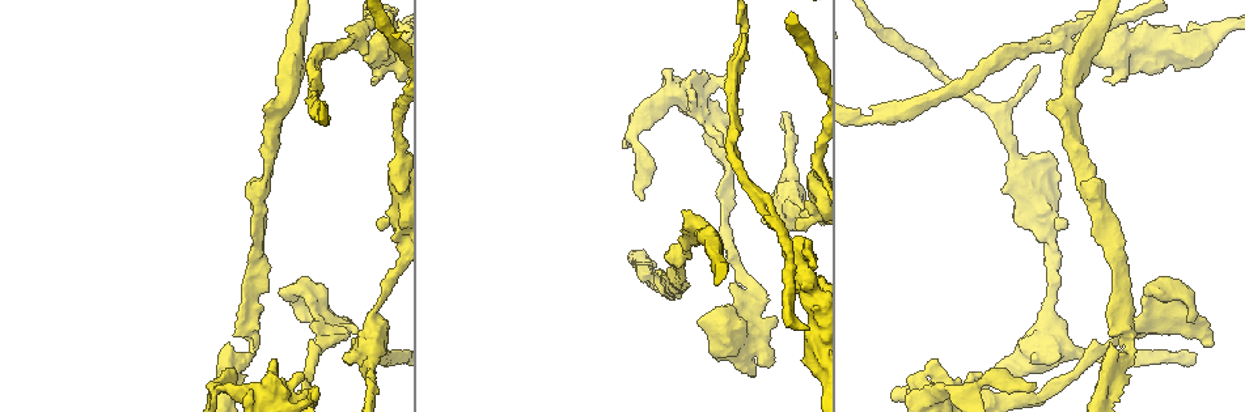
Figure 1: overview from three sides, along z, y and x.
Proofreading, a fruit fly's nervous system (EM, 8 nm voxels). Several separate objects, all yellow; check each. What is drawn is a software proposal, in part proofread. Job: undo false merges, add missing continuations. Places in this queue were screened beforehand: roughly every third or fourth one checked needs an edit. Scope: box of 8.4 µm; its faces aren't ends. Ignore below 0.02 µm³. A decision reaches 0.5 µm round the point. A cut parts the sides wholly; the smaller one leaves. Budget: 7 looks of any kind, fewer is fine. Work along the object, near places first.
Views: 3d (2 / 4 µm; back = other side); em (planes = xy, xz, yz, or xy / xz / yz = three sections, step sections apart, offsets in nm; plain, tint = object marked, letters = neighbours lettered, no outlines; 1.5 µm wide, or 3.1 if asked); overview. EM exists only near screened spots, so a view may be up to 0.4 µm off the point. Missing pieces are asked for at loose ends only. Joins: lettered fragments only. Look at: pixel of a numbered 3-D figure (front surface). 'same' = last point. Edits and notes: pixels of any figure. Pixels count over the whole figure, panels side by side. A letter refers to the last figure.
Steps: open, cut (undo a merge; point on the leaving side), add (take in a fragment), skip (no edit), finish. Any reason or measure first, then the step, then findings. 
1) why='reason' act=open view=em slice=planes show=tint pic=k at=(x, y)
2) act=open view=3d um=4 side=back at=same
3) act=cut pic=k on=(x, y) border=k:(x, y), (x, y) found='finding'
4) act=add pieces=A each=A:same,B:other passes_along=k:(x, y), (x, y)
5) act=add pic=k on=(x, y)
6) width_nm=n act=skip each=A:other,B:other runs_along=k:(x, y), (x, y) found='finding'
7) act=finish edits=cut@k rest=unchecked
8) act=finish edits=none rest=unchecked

why='thick turns thin' act=open view=3d um=4 pic=1 at=(791, 174)

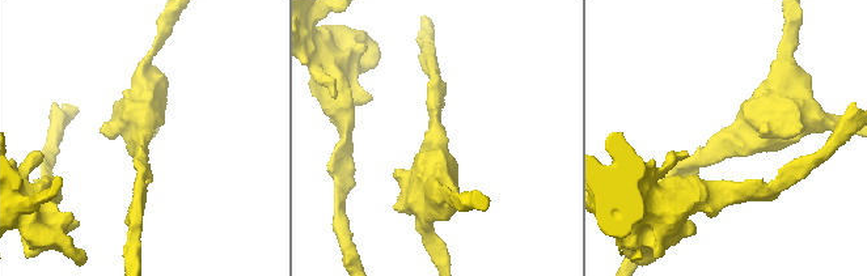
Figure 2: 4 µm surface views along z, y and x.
arm_widths_nm=190,550 act=open view=em slice=planes show=plain pic=2 at=(435, 138)

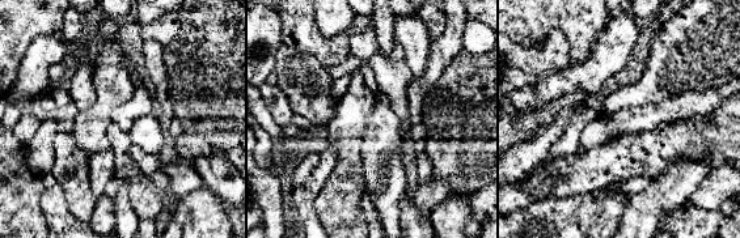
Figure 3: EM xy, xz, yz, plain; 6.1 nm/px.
act=open view=em slice=planes show=letters at=same

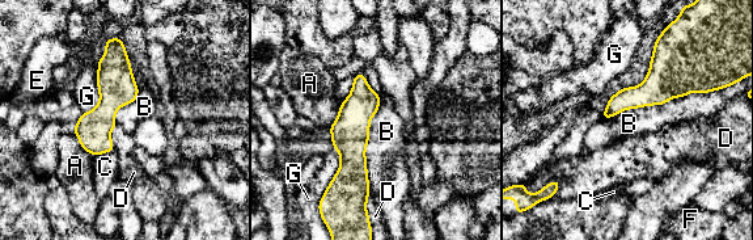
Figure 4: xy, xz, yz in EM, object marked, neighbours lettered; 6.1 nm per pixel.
act=skip each=A:other,B:other,C:other,D:other,E:other,F:other,G:other found='continuous, no second cell'

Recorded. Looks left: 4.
why='side arm on a straight run' act=open view=em slice=xy step=4 show=tint pic=1 at=(335, 336)

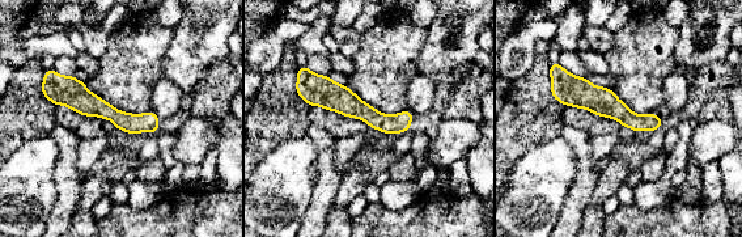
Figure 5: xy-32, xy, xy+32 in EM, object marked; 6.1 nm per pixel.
why='cut it another way' act=open view=em slice=planes show=letters at=same

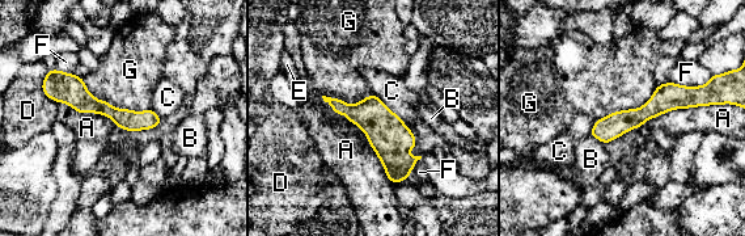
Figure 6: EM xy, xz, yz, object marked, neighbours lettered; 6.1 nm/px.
longest_contact=A:460nm act=skip each=A:other,B:other,C:other,D:other,E:other,F:other,G:other border=6:(81, 78), (117, 108), (149, 109) found='continuous, no second cell'

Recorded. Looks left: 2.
why='sharp bend' act=open view=3d um=4 side=back pic=1 at=(635, 128)

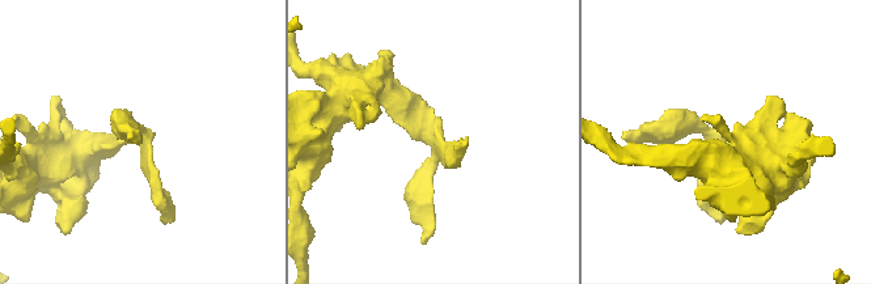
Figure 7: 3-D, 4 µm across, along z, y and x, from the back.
act=open view=em slice=yz step=8 show=letters pic=7 at=(431, 136)

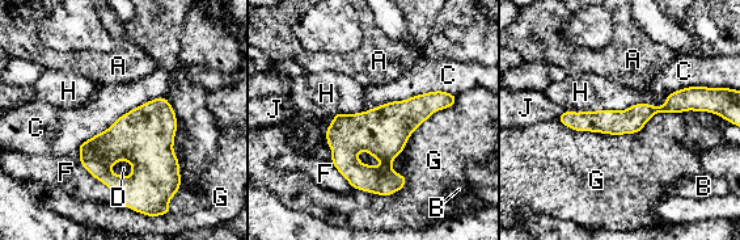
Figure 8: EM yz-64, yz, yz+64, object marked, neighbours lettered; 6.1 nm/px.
act=skip each=A:other,B:other,C:other,D:other,F:other,G:other,H:other,J:other runs_along=8:(702, 106), (563, 120) found='one cell here'

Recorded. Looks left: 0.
act=finish edits=none rest=unchecked

